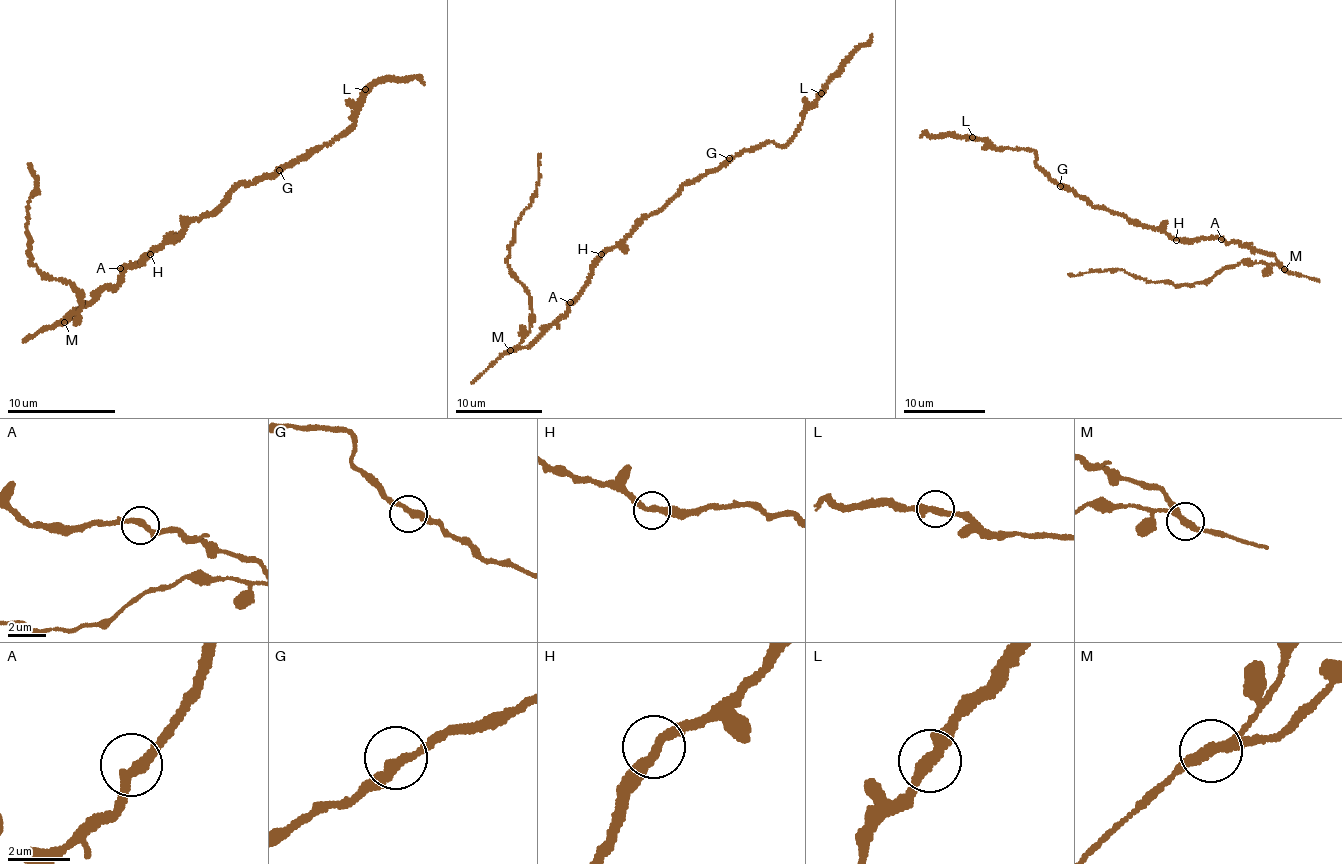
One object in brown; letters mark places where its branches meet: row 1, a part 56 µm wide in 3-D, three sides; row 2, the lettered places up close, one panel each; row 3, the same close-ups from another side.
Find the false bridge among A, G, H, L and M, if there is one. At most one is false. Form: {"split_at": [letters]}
{"split_at": ["M"]}

